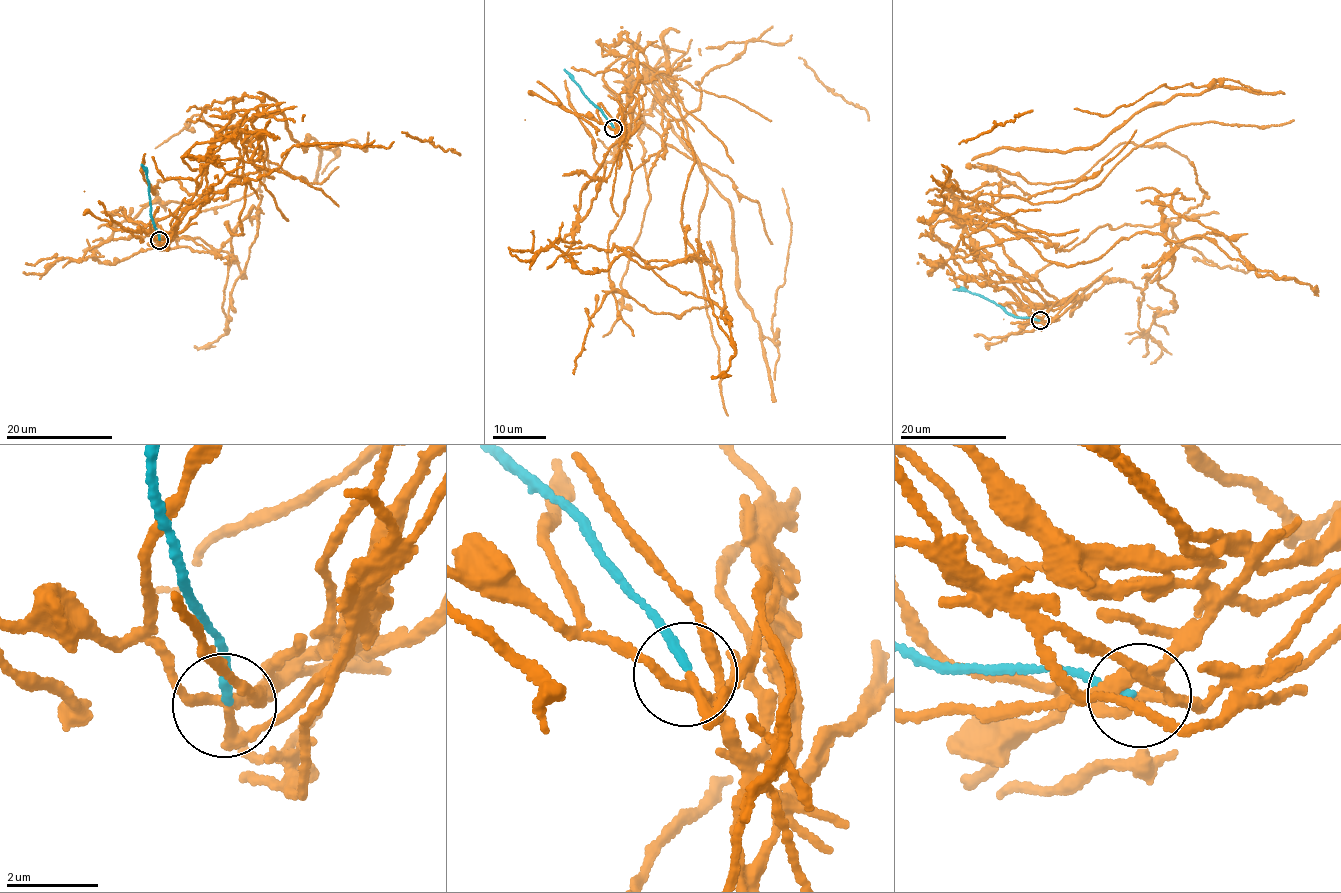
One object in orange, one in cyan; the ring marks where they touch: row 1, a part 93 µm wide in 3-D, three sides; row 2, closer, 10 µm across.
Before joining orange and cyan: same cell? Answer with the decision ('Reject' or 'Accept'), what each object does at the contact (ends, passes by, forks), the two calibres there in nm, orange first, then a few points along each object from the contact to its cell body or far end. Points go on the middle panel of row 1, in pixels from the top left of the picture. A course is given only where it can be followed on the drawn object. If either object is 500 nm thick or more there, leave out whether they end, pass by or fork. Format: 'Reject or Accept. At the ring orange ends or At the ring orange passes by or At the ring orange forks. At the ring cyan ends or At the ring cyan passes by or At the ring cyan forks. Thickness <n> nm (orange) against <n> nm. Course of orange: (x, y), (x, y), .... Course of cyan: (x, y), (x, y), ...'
Reject. At the ring orange forks. At the ring cyan ends. Thickness 180 nm (orange) against 200 nm. Course of orange: (613, 128), (627, 85), (662, 74), (619, 143), (655, 105), (729, 204), (737, 290), (772, 338), (782, 188). Course of cyan: (613, 127), (573, 80), (573, 75), (564, 69)

